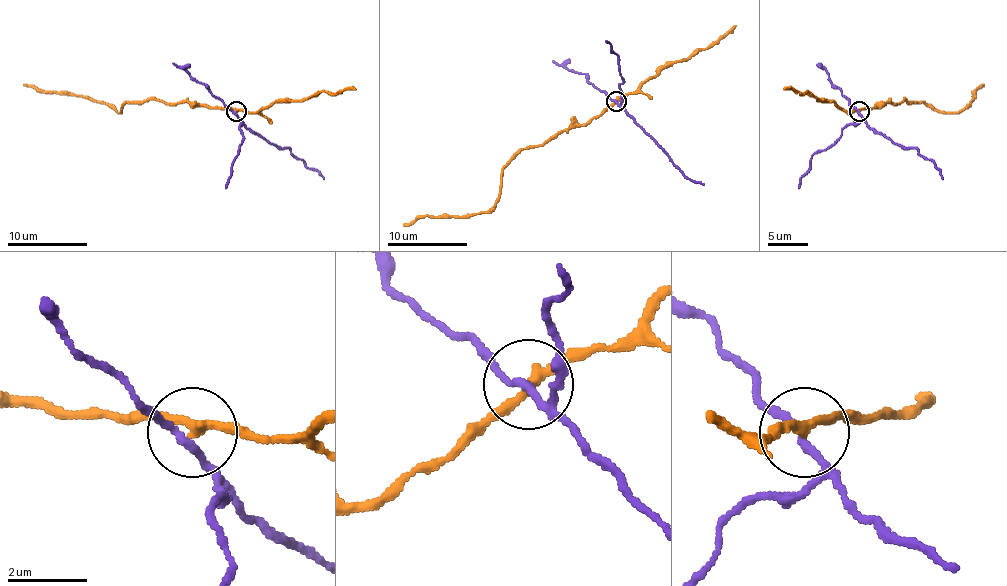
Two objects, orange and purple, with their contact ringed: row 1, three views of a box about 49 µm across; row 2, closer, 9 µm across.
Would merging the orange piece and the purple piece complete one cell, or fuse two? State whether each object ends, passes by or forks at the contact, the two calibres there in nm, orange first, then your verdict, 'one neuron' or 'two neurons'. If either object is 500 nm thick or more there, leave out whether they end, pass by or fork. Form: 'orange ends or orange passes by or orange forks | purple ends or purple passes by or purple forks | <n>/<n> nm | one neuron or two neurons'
orange passes by | purple passes by | 240/170 nm | two neurons

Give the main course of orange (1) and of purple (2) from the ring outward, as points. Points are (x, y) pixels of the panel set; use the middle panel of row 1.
1: (616, 101), (582, 125), (522, 149), (502, 171), (498, 201), (488, 211), (464, 217), (418, 215), (404, 225)
2: (614, 101), (690, 181), (704, 185)

